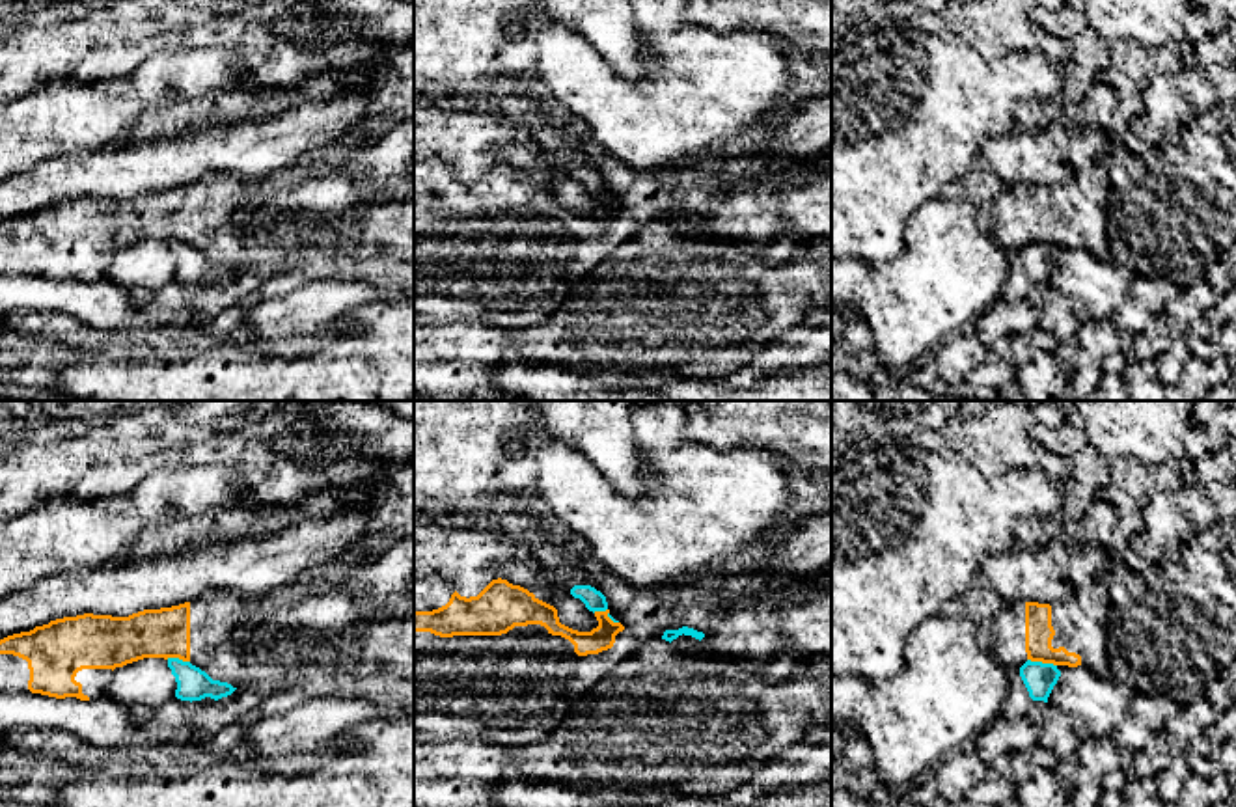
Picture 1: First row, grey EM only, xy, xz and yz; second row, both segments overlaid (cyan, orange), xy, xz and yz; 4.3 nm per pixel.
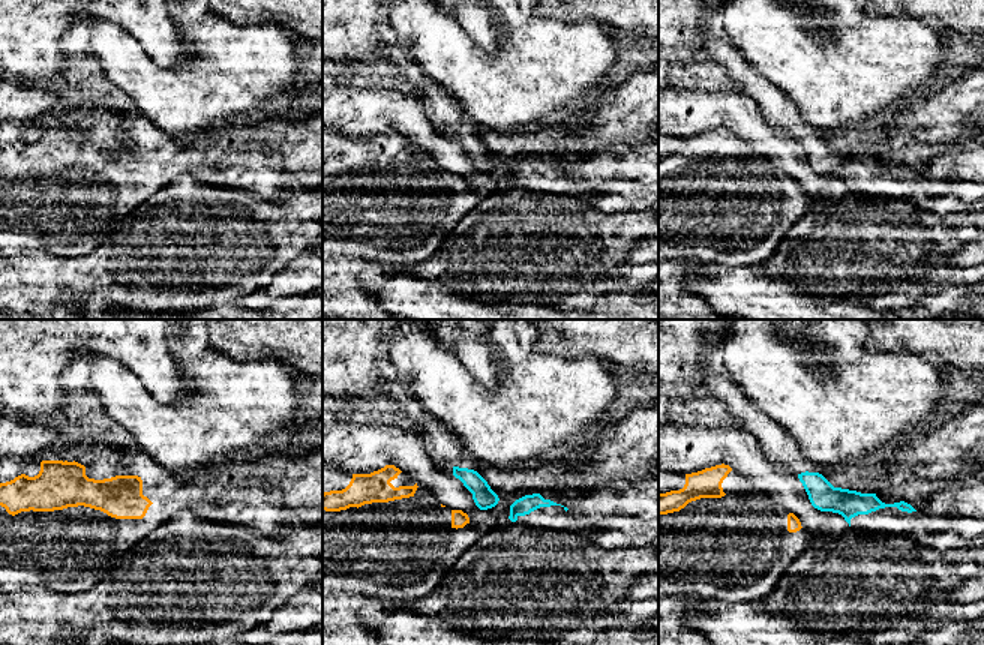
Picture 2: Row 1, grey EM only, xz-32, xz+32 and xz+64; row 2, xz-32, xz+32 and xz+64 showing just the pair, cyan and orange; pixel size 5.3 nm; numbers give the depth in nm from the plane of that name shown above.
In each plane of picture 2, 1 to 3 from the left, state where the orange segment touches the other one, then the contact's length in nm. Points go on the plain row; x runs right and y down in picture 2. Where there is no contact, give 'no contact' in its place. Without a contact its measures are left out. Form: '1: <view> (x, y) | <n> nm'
1: no contact
2: no contact
3: no contact

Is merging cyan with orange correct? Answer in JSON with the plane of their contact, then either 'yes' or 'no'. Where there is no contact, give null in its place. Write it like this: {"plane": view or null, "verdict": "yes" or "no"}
{"plane": "yz", "verdict": "no"}

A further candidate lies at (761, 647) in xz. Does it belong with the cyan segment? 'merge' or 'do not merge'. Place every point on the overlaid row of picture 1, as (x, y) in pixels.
do not merge

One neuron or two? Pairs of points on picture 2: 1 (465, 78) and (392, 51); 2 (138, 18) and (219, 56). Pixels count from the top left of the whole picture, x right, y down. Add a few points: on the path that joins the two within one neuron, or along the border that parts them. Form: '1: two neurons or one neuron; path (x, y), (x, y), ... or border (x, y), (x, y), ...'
1: two neurons; border (408, 54), (419, 69), (435, 83)
2: two neurons; border (170, 15), (179, 29), (188, 59), (161, 68)

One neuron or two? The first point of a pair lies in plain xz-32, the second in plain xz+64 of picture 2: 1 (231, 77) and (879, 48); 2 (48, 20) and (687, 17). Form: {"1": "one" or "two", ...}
{"1": "one", "2": "one"}

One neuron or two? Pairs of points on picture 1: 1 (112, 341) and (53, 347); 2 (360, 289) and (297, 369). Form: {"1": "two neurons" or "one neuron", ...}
{"1": "two neurons", "2": "two neurons"}

